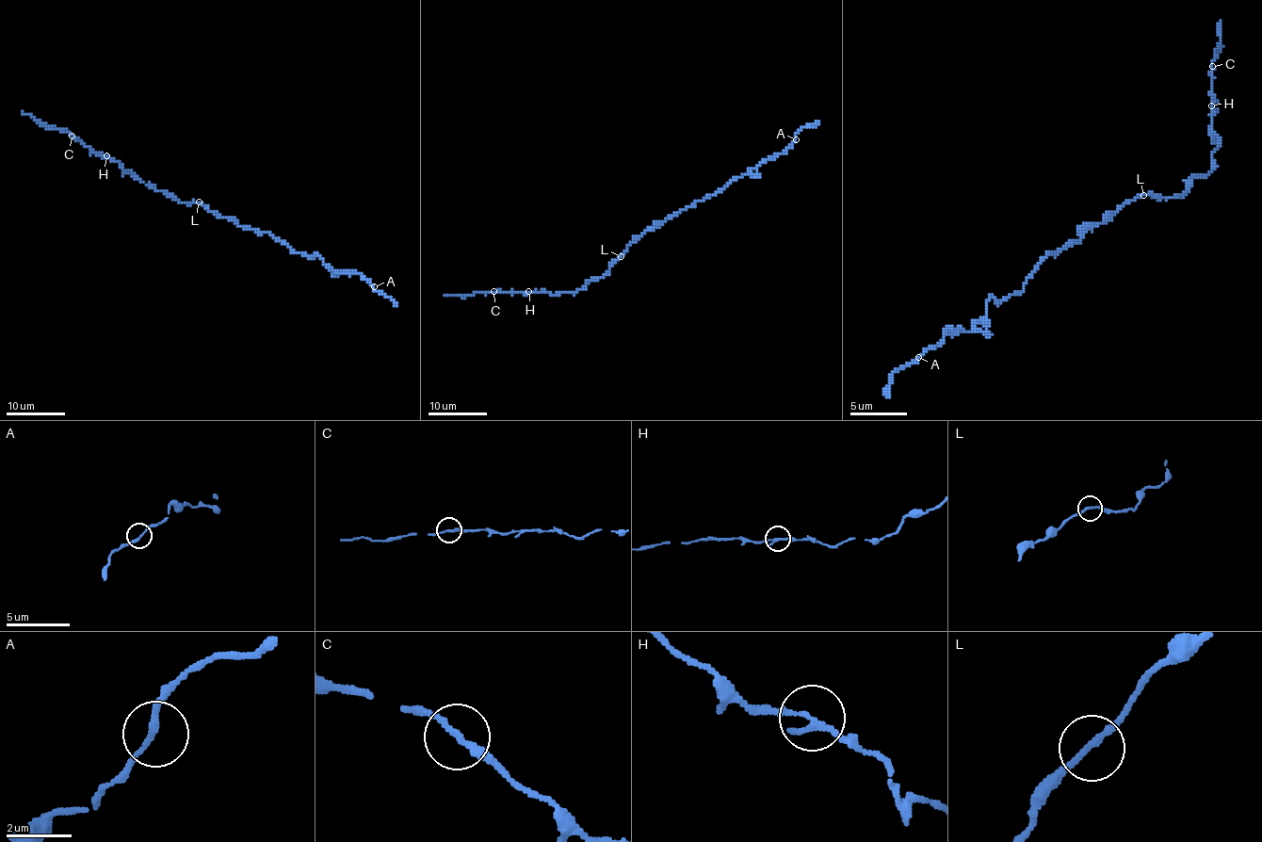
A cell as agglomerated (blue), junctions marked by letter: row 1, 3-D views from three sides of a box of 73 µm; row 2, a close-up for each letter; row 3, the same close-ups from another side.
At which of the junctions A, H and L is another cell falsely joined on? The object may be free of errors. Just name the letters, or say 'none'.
none

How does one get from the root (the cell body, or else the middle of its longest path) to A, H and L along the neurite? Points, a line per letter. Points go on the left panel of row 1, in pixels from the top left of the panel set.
A: (218, 214), (240, 225), (269, 233), (295, 252), (318, 255), (337, 272), (359, 272), (374, 286)
H: (218, 214), (199, 202), (184, 203), (169, 198), (139, 181), (107, 156)
L: (218, 214), (199, 202)

